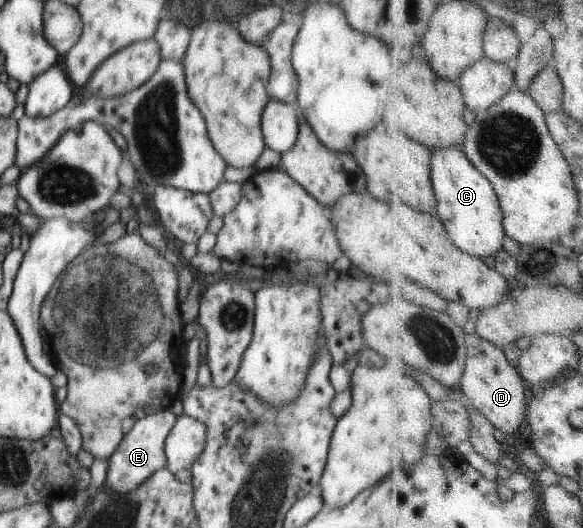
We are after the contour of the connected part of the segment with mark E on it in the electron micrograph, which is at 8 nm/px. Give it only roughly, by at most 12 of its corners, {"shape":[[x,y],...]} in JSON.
{"shape":[[170,408],[137,420],[108,459],[103,485],[130,494],[165,468]]}

